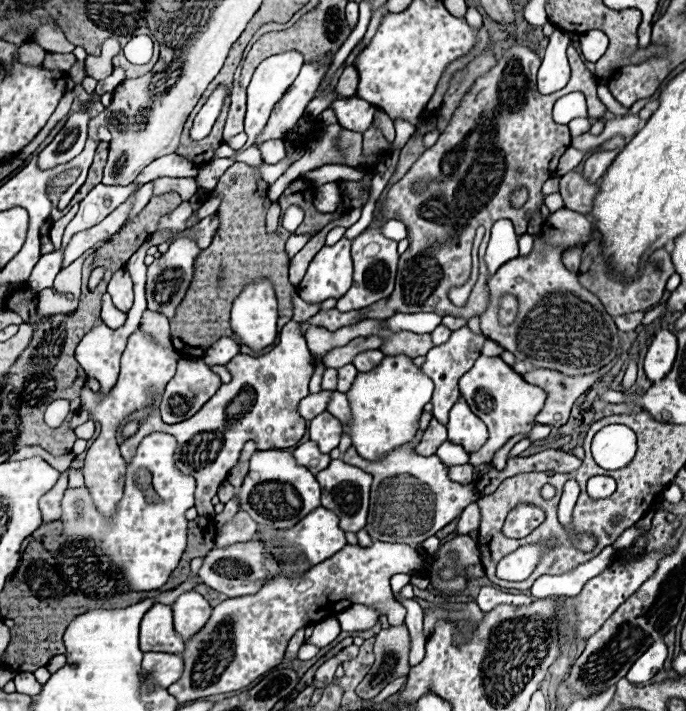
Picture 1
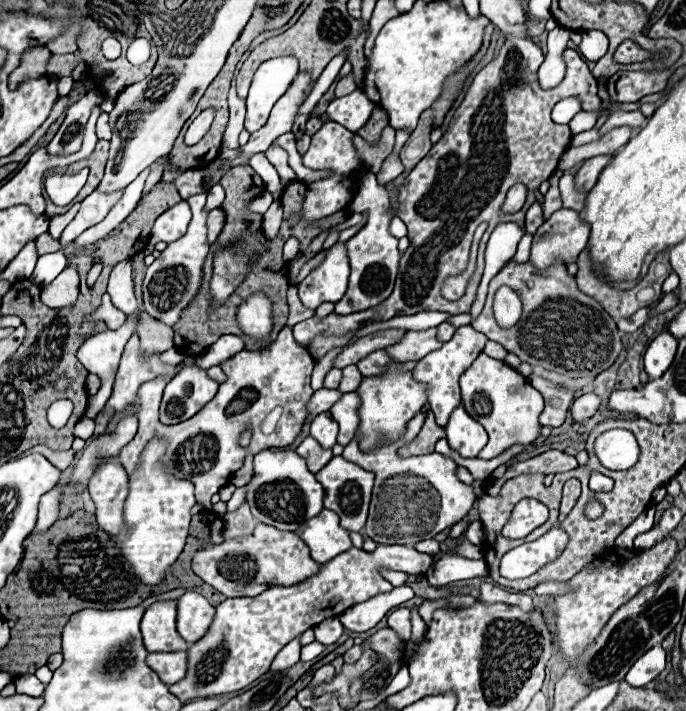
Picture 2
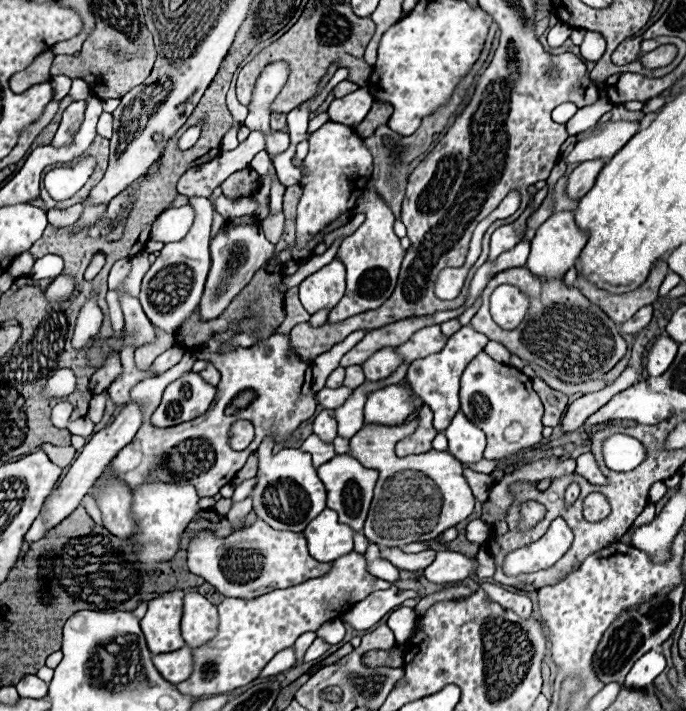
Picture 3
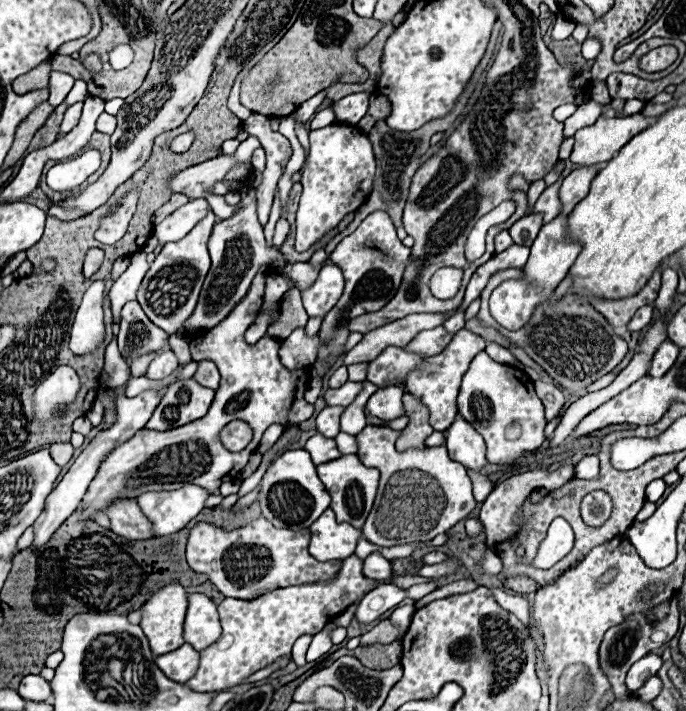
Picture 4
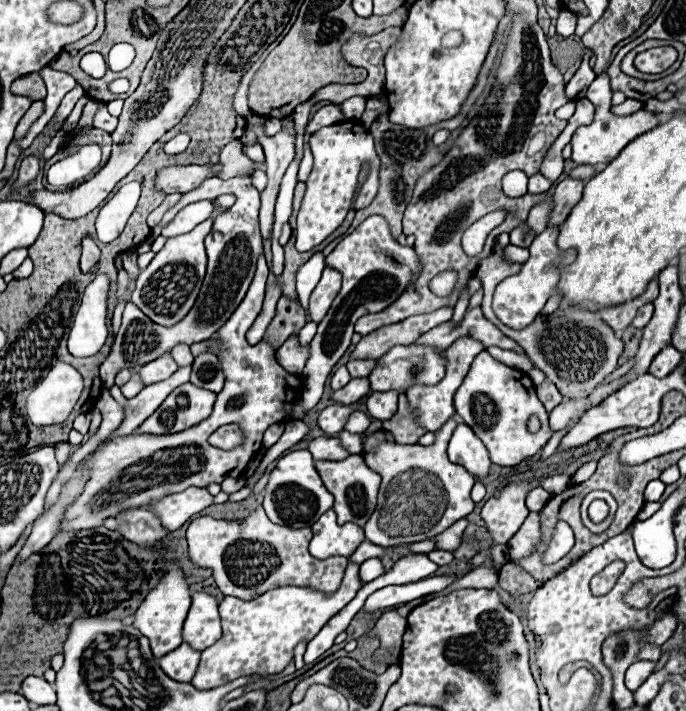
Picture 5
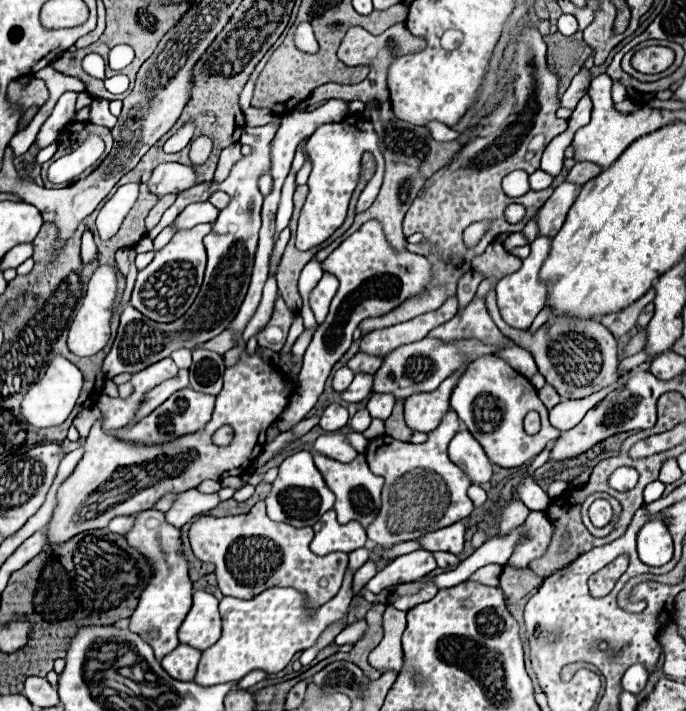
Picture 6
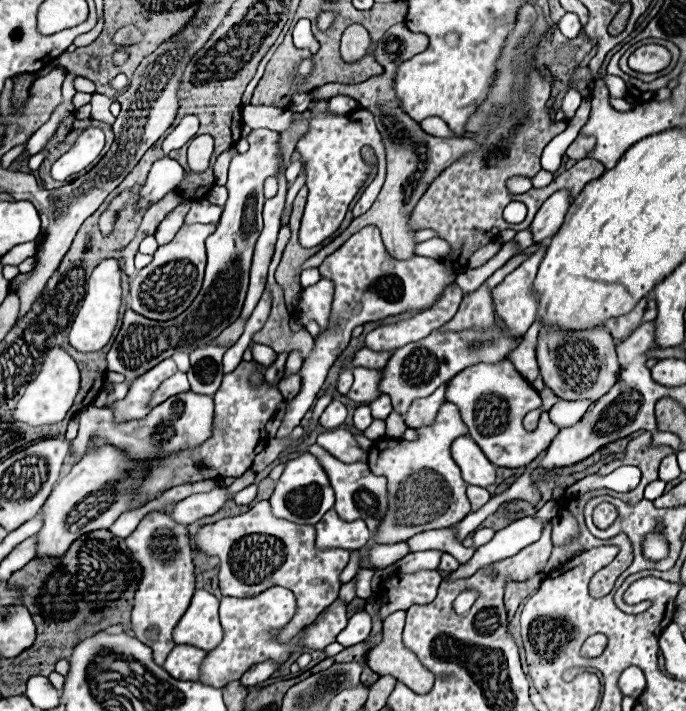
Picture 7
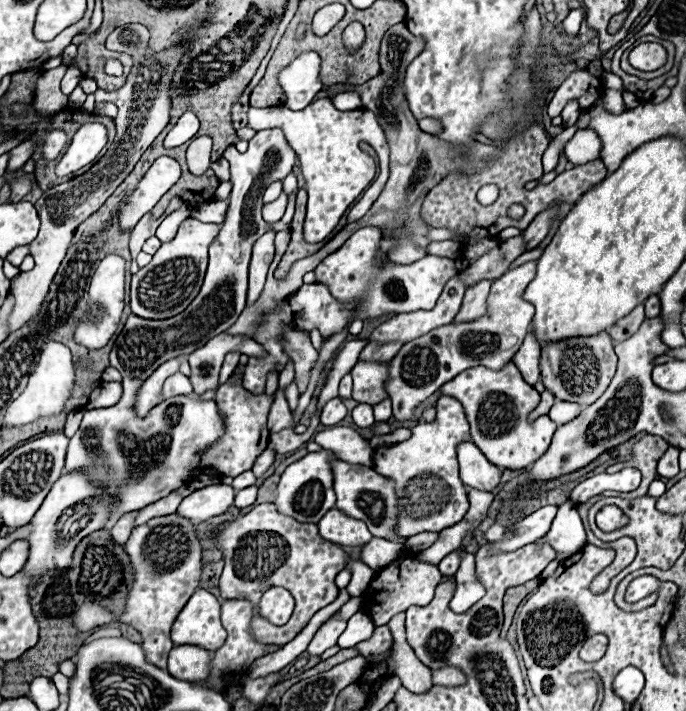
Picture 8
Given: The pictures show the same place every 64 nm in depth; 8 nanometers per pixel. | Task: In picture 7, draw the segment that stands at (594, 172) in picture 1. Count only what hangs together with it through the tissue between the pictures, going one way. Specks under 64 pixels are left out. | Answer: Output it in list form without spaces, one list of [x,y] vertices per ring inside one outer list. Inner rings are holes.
[[[568,190],[554,192],[542,204],[542,208],[534,216],[534,222],[530,224],[534,242],[540,242],[540,240],[544,240],[548,236],[554,236],[558,232],[560,224],[564,222],[564,216],[568,212],[568,206],[570,206],[570,192]]]

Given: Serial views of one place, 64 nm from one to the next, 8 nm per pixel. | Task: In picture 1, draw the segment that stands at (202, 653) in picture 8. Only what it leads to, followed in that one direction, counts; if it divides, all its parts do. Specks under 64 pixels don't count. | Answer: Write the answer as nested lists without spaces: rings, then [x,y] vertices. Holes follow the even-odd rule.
[[[146,652],[142,660],[142,670],[148,674],[148,680],[152,680],[158,688],[168,688],[180,678],[184,662],[178,654],[168,652]]]

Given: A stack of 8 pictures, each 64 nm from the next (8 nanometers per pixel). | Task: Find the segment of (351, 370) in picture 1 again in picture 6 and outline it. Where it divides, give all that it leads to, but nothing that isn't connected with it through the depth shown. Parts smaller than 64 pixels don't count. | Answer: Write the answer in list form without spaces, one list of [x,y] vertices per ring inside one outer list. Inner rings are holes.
[[[358,352],[358,354],[348,362],[348,368],[350,368],[354,374],[358,374],[358,372],[362,372],[362,374],[372,374],[372,372],[376,372],[376,368],[380,368],[380,364],[382,364],[382,356],[368,356],[368,354]]]

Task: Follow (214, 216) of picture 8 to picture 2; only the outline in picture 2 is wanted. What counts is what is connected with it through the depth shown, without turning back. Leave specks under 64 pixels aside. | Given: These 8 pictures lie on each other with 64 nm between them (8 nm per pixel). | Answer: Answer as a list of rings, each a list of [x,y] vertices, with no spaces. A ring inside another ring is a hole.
[[[182,200],[180,204],[172,206],[168,212],[158,216],[158,220],[154,222],[154,228],[150,234],[150,244],[178,240],[180,236],[184,236],[188,224],[190,224],[190,218],[192,218],[192,212],[190,212],[188,202]]]

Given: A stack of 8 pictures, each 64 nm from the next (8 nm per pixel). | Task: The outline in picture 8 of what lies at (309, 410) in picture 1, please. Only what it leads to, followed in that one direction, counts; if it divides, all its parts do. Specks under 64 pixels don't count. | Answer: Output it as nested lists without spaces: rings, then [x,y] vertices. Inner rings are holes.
[[[358,362],[350,370],[354,378],[352,398],[356,402],[376,404],[376,400],[388,398],[384,392],[384,380],[388,376],[388,364],[372,364],[372,362]]]

